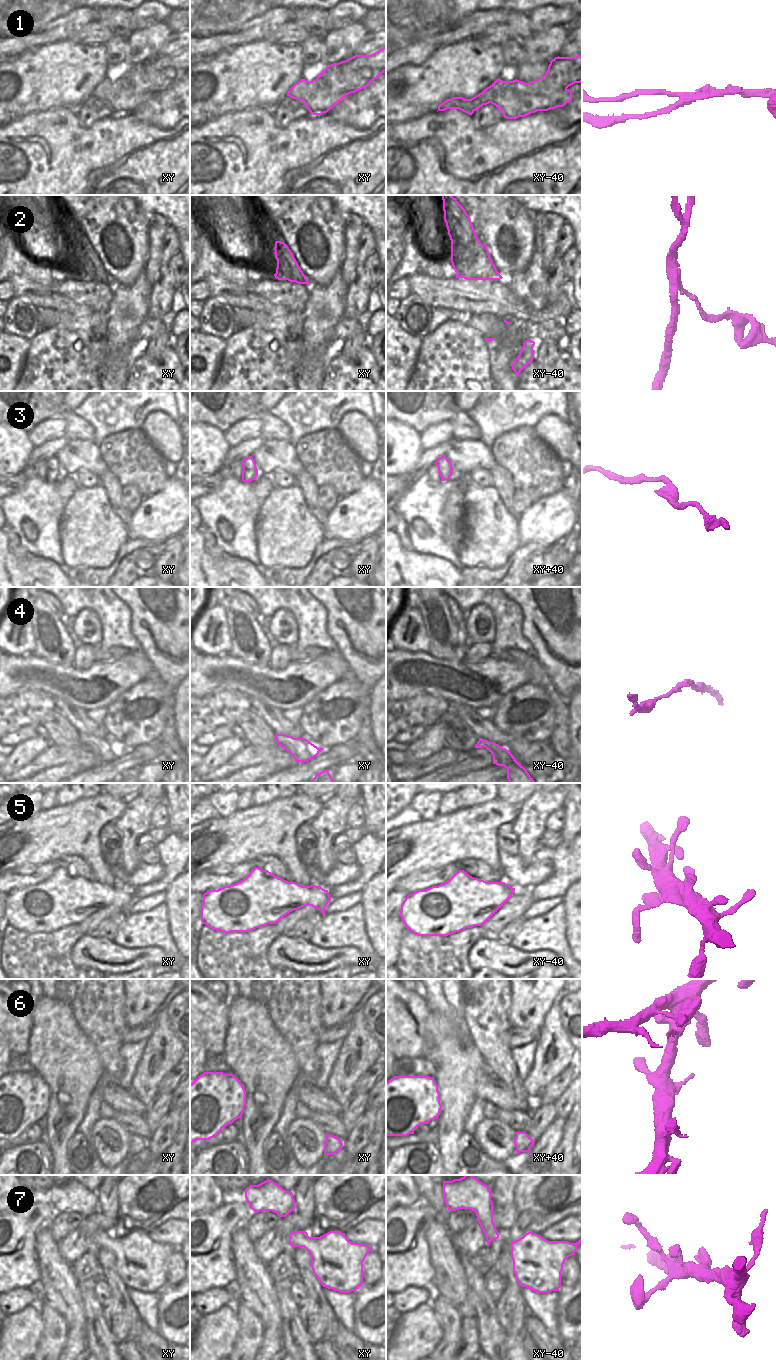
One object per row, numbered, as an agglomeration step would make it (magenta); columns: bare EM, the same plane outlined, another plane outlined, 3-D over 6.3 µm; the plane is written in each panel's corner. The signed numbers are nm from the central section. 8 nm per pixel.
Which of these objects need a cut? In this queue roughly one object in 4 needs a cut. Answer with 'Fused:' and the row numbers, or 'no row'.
Fused: 1, 2

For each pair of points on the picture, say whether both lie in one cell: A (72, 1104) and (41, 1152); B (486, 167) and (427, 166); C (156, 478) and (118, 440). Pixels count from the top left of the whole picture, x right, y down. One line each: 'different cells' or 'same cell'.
A: different cells
B: same cell
C: same cell

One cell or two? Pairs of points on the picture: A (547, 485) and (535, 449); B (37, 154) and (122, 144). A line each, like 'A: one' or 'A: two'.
A: one
B: one

